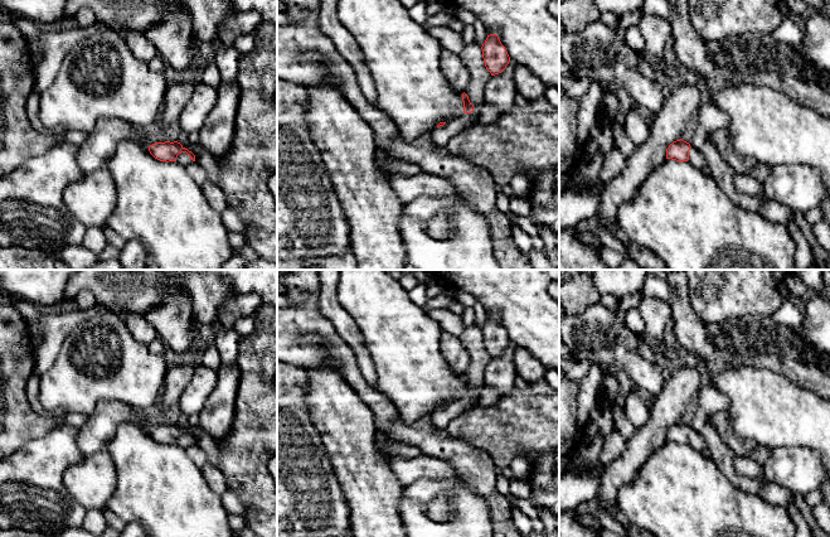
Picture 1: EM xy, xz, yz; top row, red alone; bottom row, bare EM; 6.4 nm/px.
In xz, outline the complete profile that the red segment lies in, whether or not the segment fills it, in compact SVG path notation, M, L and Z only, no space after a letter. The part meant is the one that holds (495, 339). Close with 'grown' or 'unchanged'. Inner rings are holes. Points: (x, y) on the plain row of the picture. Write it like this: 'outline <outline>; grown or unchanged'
outline M496 316L487 318L481 332L485 349L491 358L501 355L510 344L510 339Z; unchanged

